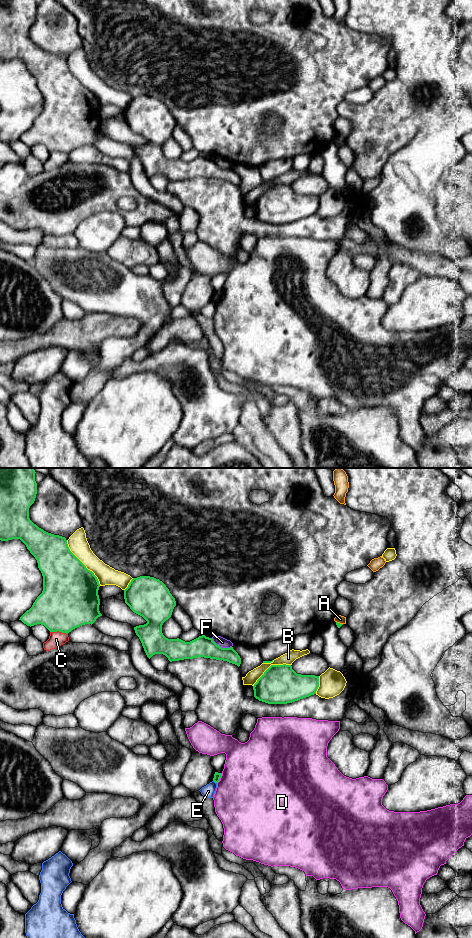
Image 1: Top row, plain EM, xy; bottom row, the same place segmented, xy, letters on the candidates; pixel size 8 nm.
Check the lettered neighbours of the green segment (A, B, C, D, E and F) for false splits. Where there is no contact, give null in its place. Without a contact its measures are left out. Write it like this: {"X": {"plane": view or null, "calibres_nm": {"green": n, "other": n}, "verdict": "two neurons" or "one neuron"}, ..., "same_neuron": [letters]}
{"A": {"plane": "xy", "calibres_nm": {"green": 40, "other": 70}, "verdict": "two neurons"}, "B": {"plane": "xy", "calibres_nm": {"green": 320, "other": 100}, "verdict": "two neurons"}, "C": {"plane": "xy", "calibres_nm": {"green": 440, "other": 120}, "verdict": "two neurons"}, "D": {"plane": "xy", "calibres_nm": {"green": 60, "other": 500}, "verdict": "two neurons"}, "E": {"plane": "xy", "calibres_nm": {"green": 60, "other": 110}, "verdict": "two neurons"}, "F": {"plane": "xy", "calibres_nm": {"green": 170, "other": 80}, "verdict": "two neurons"}, "same_neuron": []}

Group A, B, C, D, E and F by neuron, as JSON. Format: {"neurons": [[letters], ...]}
{"neurons": [["A"], ["B"], ["C"], ["D"], ["E"], ["F"]]}

